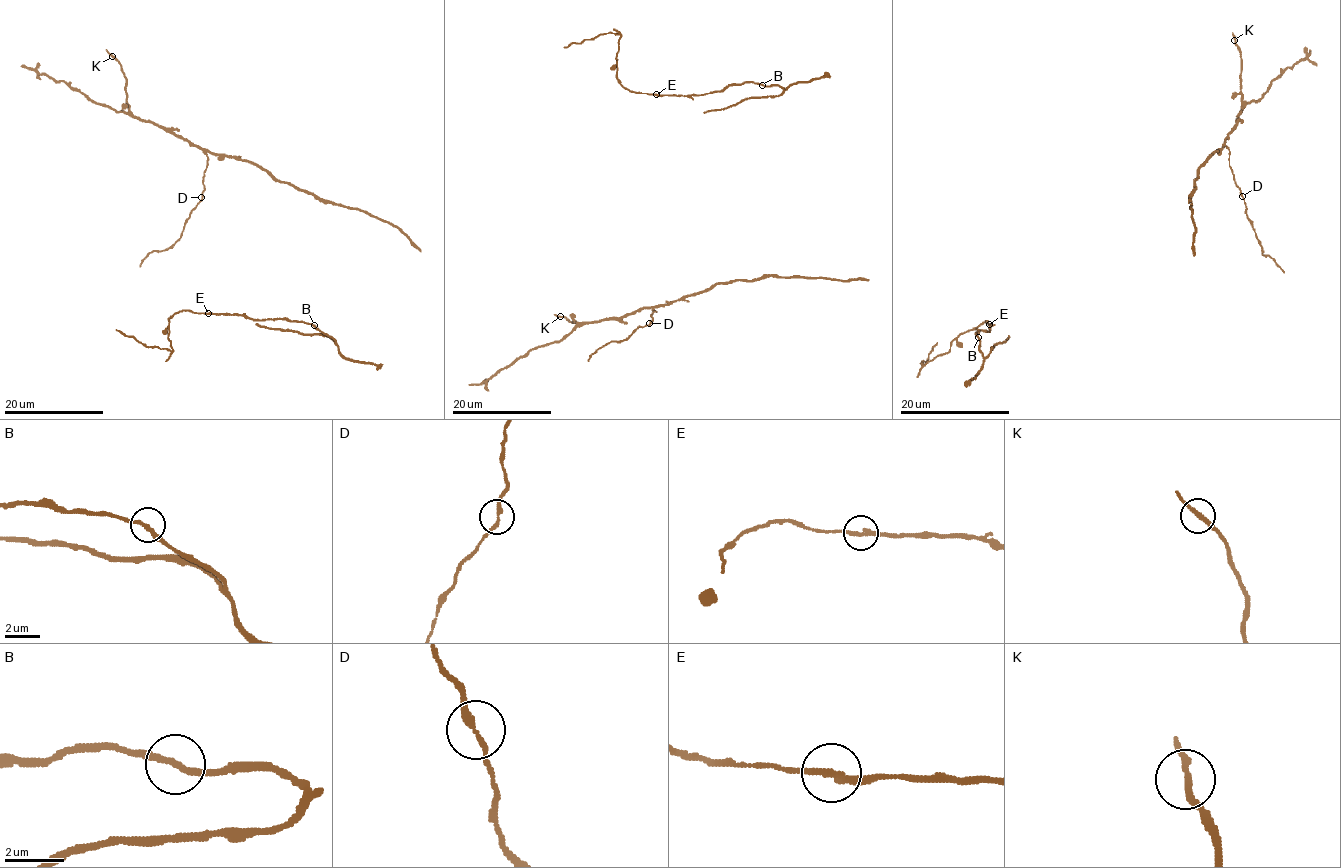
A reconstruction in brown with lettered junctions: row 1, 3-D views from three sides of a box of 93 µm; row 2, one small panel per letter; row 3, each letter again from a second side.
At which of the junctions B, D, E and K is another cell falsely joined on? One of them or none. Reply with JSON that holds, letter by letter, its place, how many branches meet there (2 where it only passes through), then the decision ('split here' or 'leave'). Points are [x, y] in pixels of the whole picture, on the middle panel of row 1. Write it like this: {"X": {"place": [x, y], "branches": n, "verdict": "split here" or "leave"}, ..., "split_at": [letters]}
{"B": {"place": [762, 85], "branches": 2, "verdict": "leave"}, "D": {"place": [649, 323], "branches": 2, "verdict": "leave"}, "E": {"place": [656, 94], "branches": 2, "verdict": "split here"}, "K": {"place": [560, 316], "branches": 2, "verdict": "leave"}, "split_at": ["E"]}

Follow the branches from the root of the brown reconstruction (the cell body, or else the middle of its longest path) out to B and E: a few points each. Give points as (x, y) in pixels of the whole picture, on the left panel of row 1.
B: (258, 324), (300, 333), (326, 335), (336, 342), (314, 325)
E: (258, 324), (300, 333), (326, 335), (336, 342), (305, 322), (208, 314)

